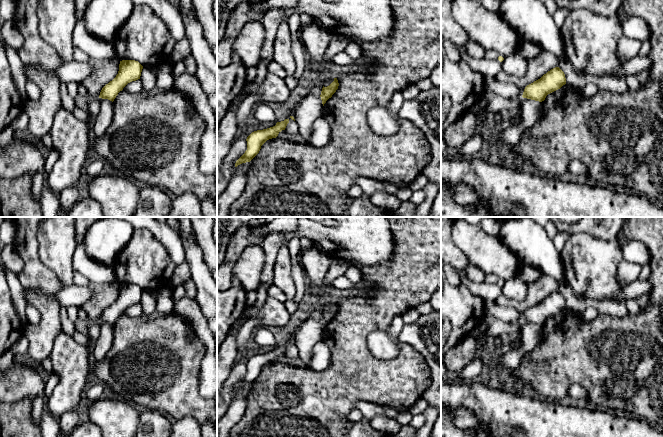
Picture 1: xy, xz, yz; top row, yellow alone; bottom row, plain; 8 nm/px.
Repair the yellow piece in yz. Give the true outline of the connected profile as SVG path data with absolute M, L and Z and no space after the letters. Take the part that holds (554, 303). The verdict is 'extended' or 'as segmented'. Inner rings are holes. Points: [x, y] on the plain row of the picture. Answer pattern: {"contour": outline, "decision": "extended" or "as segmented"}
{"contour": "M555 291L544 298L540 303L527 309L524 313L523 322L542 326L546 320L566 308L564 296Z", "decision": "as segmented"}

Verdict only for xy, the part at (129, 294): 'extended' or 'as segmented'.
as segmented

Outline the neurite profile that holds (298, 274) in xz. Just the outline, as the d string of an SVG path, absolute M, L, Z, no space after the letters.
M296 237L291 238L288 242L288 248L291 255L292 279L296 286L296 295L294 299L298 306L302 308L302 299L305 295L305 286L307 285L308 280L305 276L304 268L300 262L300 256L302 253L300 239Z

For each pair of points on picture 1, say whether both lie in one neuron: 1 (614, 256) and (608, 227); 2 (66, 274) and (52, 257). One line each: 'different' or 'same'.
1: different
2: same

